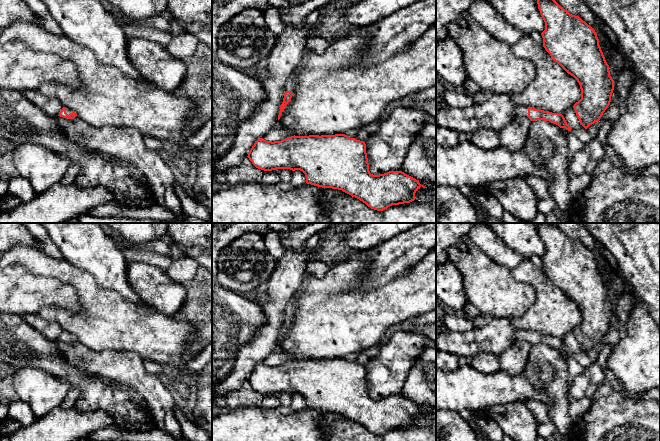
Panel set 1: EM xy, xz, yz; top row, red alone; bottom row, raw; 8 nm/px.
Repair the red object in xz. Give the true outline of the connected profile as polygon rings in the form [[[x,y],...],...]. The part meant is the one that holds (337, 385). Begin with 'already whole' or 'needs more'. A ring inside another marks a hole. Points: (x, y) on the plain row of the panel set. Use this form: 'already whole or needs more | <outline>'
already whole | [[[345,358],[294,359],[274,366],[260,362],[255,365],[247,381],[256,392],[264,395],[300,394],[305,398],[307,408],[342,414],[377,435],[383,435],[392,429],[410,427],[415,424],[415,417],[421,410],[427,412],[402,395],[371,398],[365,366]]]

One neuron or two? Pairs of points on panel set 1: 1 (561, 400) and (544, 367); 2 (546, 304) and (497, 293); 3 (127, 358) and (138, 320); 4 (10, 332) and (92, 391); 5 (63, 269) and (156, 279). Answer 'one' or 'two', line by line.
1: one
2: two
3: two
4: one
5: two

